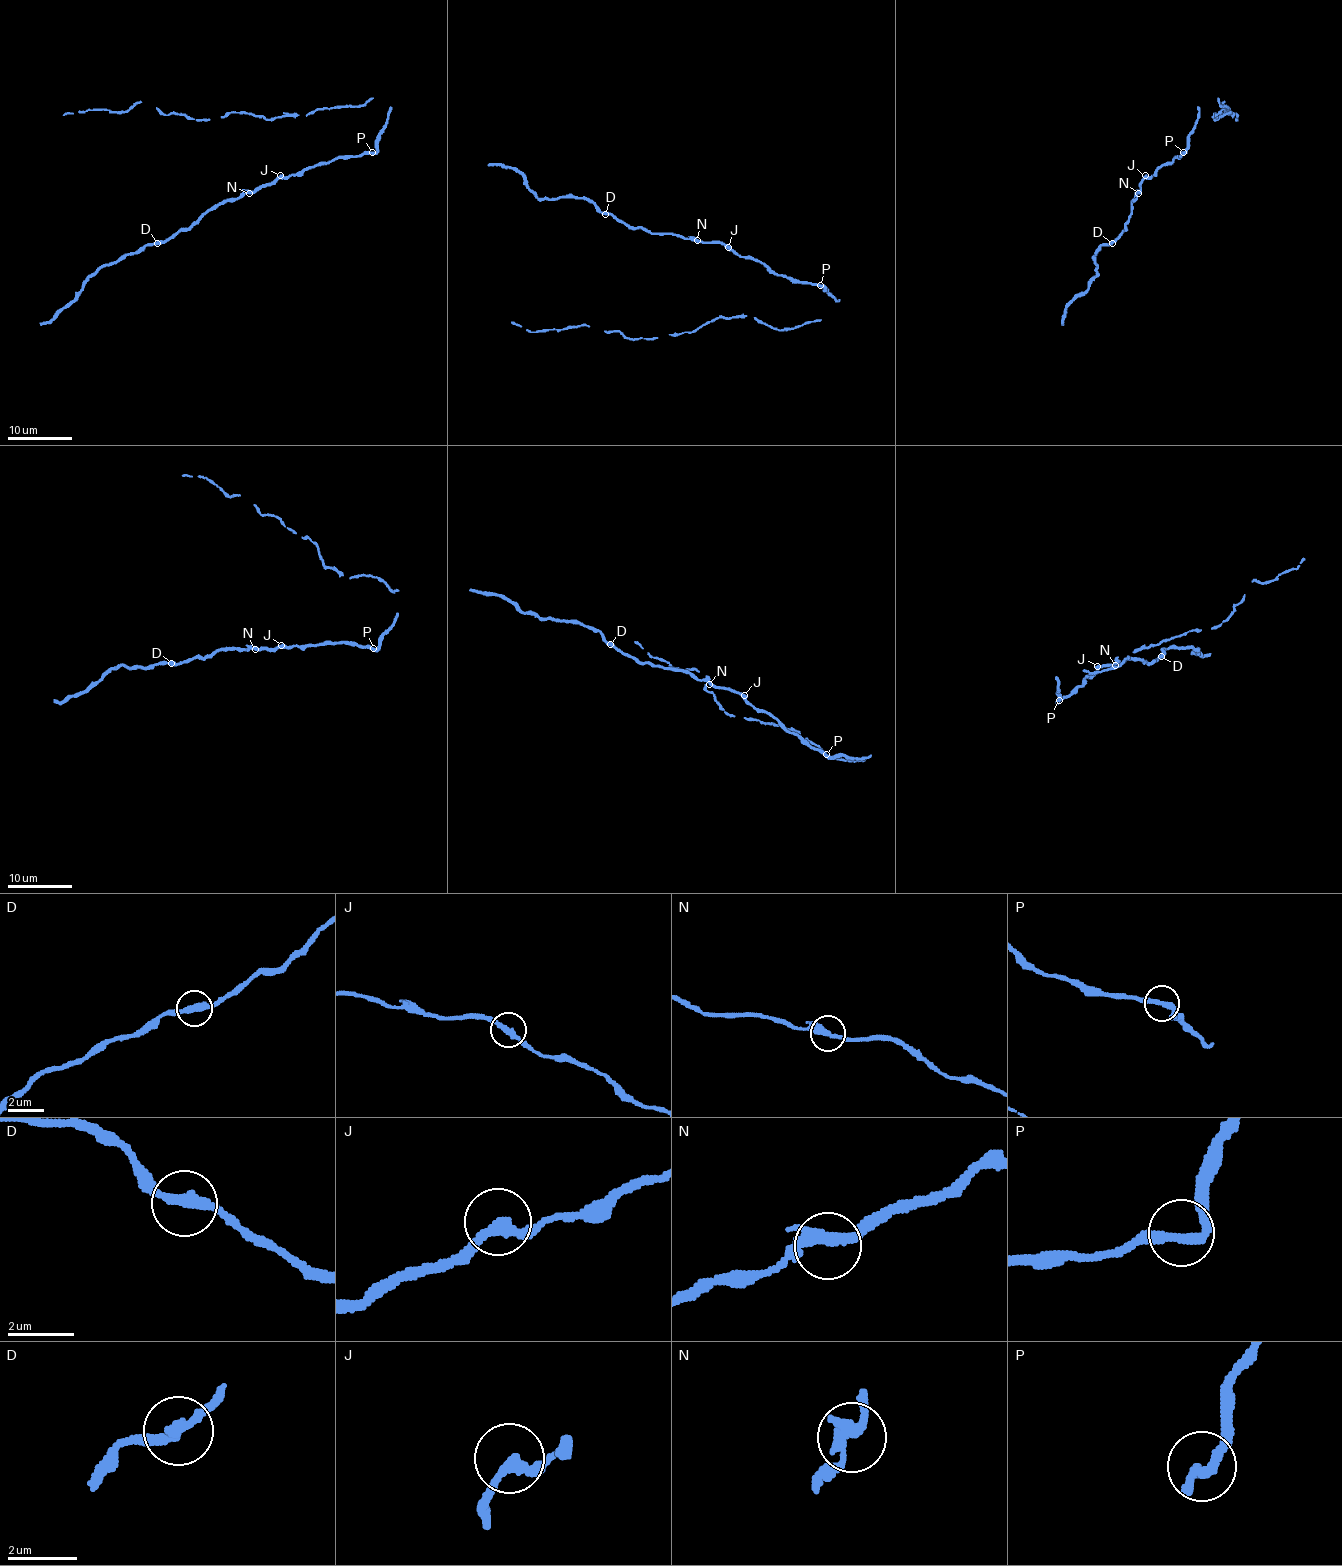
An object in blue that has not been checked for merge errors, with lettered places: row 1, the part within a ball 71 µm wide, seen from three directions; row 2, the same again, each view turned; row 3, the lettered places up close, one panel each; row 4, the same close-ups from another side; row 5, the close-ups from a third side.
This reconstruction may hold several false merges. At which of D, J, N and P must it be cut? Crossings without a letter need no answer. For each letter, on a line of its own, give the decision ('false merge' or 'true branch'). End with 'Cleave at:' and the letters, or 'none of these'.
D: true branch
J: true branch
N: true branch
P: true branch
Cleave at: none of these

